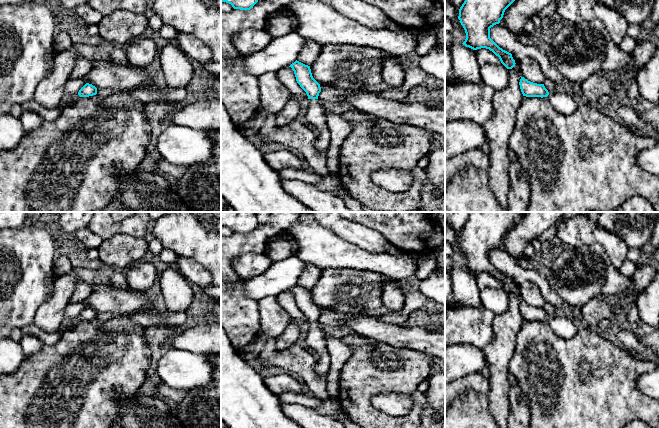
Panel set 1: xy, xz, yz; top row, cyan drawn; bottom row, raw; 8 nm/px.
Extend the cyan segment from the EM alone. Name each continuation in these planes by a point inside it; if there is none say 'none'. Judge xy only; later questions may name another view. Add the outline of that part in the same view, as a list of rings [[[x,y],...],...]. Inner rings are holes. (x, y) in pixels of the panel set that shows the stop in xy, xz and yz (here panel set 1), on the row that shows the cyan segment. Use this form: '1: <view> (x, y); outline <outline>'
none

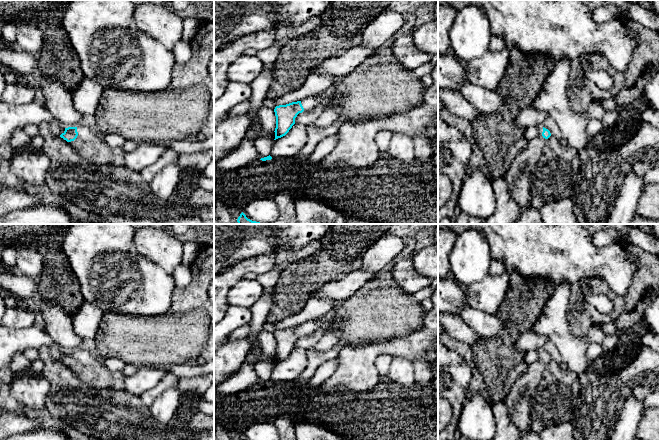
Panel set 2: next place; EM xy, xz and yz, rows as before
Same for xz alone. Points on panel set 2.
1: xz (320, 100); outline [[[331,86],[318,95],[301,100],[304,111],[309,111],[313,108],[324,107],[329,98],[333,95],[334,89],[335,86]]]

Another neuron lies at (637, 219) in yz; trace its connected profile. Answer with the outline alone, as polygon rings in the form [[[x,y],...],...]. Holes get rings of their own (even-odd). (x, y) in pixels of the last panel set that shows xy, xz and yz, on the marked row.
[[[635,215],[630,224],[659,224],[659,221]]]

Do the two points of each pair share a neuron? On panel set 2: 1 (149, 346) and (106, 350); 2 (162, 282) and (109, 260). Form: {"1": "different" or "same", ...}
{"1": "same", "2": "same"}

